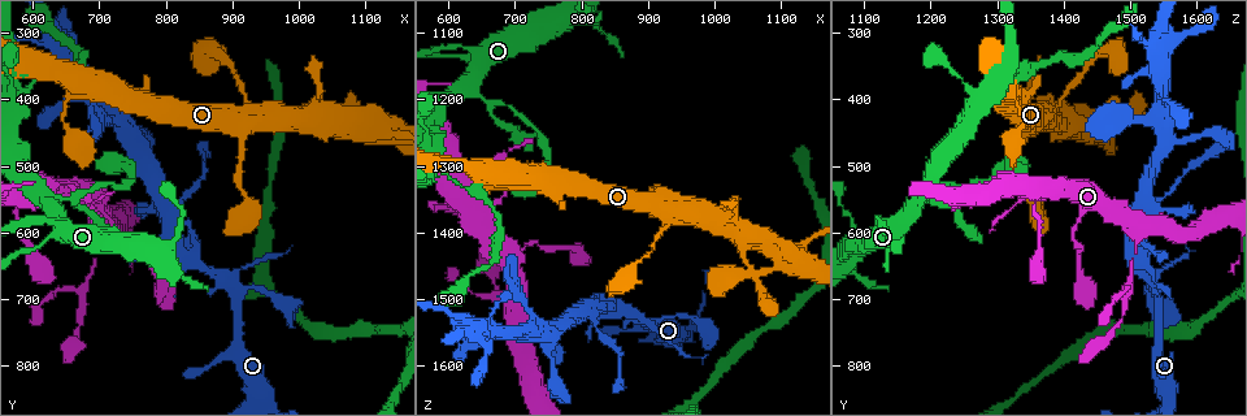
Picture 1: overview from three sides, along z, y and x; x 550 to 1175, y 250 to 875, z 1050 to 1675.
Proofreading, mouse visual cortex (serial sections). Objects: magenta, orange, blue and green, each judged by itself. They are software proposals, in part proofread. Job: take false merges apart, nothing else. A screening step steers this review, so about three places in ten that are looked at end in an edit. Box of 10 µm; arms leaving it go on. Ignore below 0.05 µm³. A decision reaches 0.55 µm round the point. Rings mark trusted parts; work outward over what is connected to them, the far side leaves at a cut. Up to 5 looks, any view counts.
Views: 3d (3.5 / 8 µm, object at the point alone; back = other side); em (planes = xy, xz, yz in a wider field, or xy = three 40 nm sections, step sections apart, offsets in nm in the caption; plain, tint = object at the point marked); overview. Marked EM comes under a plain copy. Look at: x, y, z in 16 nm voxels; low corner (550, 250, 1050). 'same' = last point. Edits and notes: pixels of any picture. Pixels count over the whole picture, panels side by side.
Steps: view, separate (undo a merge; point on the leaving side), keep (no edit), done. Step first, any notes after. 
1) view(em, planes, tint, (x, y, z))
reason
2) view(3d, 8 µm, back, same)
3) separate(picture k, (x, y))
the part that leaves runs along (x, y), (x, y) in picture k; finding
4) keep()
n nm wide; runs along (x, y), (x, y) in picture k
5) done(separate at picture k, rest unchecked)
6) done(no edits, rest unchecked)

view(3d, 3.5 µm, (665, 560, 1230))
narrows sharply

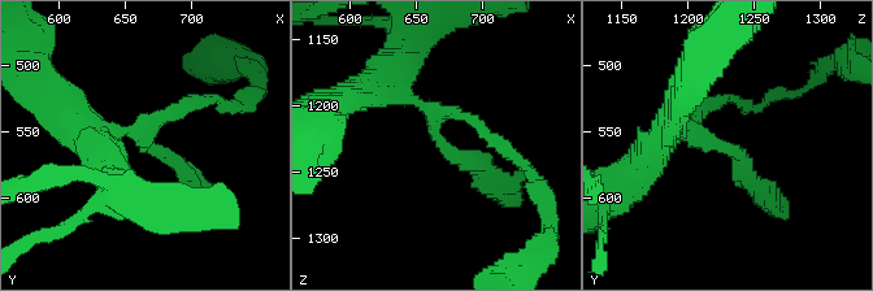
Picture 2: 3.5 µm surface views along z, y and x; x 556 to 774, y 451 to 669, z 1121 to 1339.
view(em, xy, step 2, tint, (668, 560, 1228))
3 arms; arms of 150, 250, 250 nm; now the EM

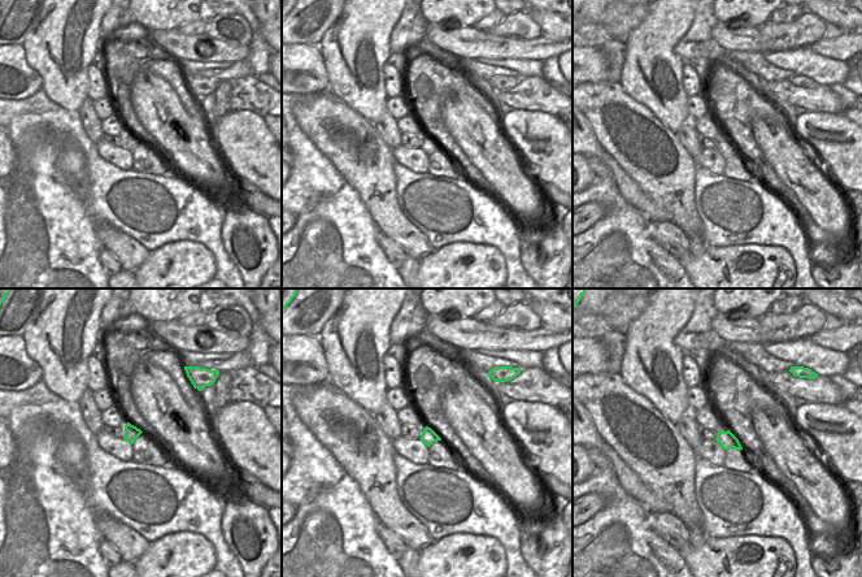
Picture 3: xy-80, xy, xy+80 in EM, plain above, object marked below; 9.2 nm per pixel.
keep()
140 nm wide; runs along (381, 77), (496, 183) in picture 2; continuous, no second cell

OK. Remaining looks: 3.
view(3d, 8 µm, back, (605, 370, 1320))
narrows sharply

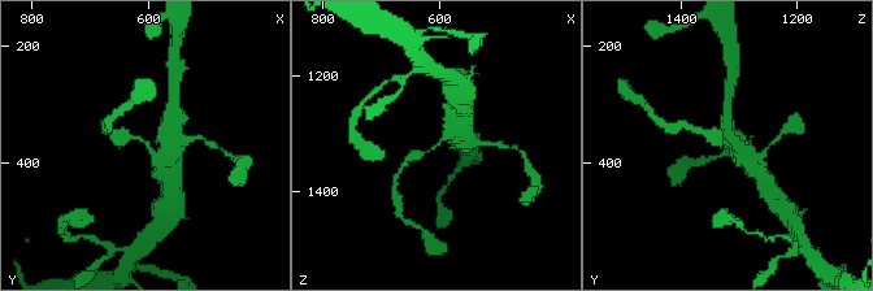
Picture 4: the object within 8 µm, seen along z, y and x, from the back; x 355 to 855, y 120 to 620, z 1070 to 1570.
view(em, xy, step 5, tint, same)

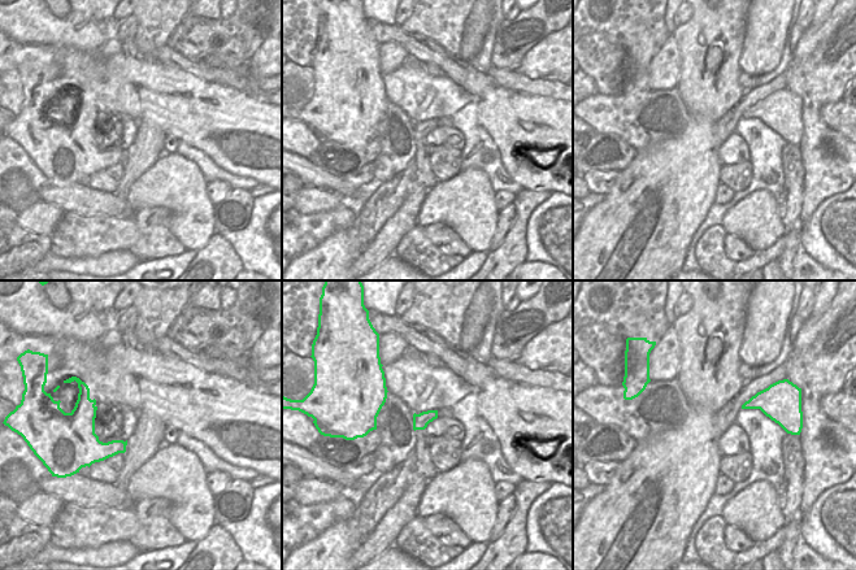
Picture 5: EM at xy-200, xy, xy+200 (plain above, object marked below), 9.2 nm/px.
keep()
150 nm wide; runs along (460, 121), (459, 130), (408, 160) in picture 4; one cell here

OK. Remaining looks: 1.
done(no edits, rest unchecked)

